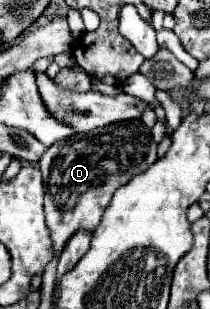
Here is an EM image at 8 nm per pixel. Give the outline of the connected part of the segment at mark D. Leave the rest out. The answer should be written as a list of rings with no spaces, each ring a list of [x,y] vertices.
[[[140,120],[80,132],[70,140],[52,144],[40,160],[40,170],[44,180],[44,214],[54,256],[60,256],[76,232],[94,232],[112,194],[154,162],[156,142],[150,138],[146,144],[146,126]]]

